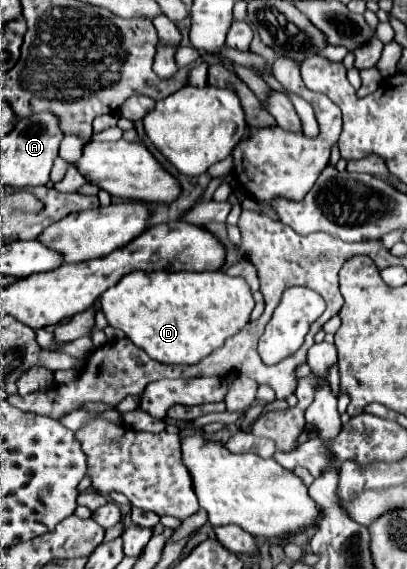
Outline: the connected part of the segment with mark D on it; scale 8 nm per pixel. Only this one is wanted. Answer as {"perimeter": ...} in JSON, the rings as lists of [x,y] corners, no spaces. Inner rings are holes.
{"perimeter":[[[223,270],[215,272],[129,272],[115,286],[105,290],[99,298],[101,312],[113,328],[119,328],[127,338],[143,348],[153,360],[163,364],[197,364],[215,348],[223,346],[227,338],[245,328],[255,306],[251,290],[243,278],[227,276]]]}

